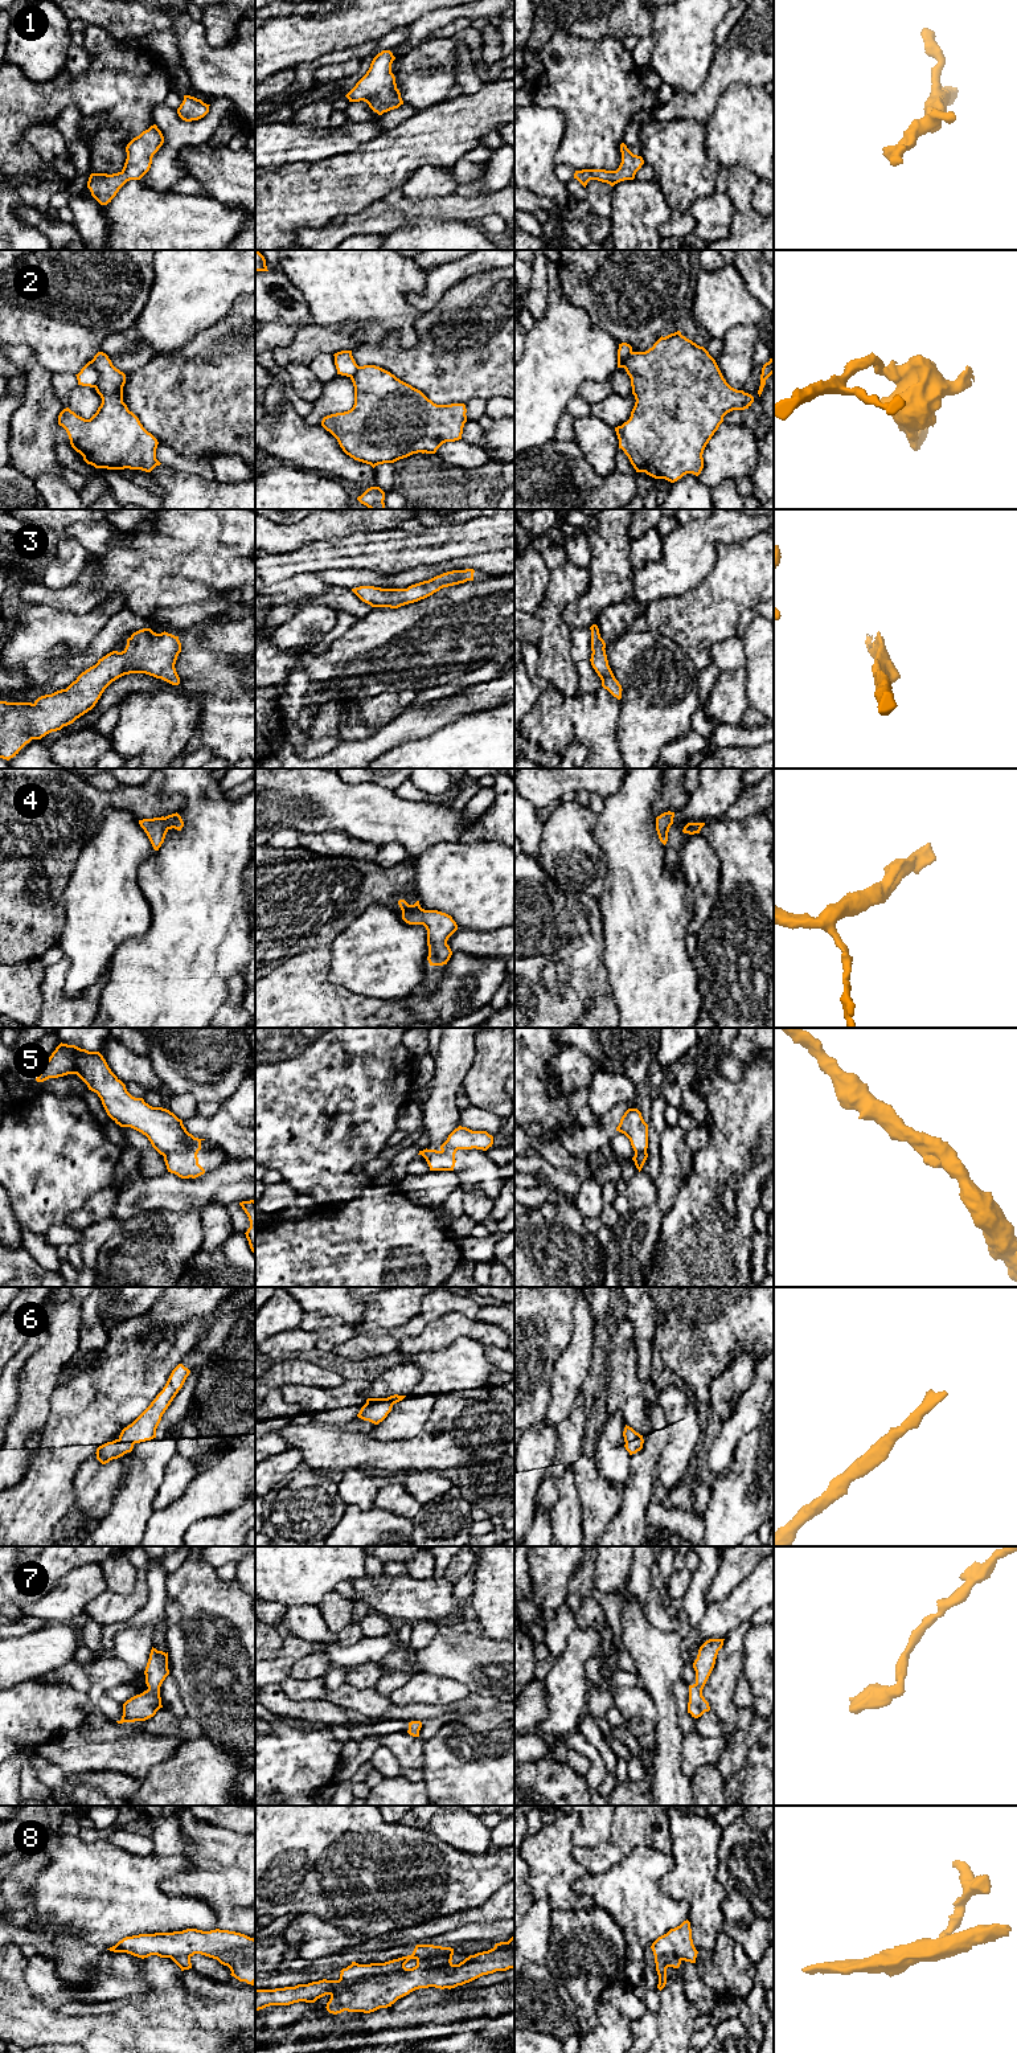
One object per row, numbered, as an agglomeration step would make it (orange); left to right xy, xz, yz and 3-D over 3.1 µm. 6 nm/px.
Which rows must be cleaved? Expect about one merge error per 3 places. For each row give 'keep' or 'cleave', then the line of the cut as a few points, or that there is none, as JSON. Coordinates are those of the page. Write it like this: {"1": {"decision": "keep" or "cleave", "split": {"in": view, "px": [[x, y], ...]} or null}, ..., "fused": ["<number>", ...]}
{"1": {"decision": "keep", "split": null}, "2": {"decision": "cleave", "split": {"in": "yz", "px": [[631, 351], [628, 359], [631, 378]]}}, "3": {"decision": "keep", "split": null}, "4": {"decision": "keep", "split": null}, "5": {"decision": "cleave", "split": {"in": "xy", "px": [[193, 1136], [185, 1151], [171, 1151], [163, 1155]]}}, "6": {"decision": "keep", "split": null}, "7": {"decision": "keep", "split": null}, "8": {"decision": "cleave", "split": {"in": "xz", "px": [[447, 1947], [445, 1962], [431, 1967]]}}, "fused": ["2", "5", "8"]}

